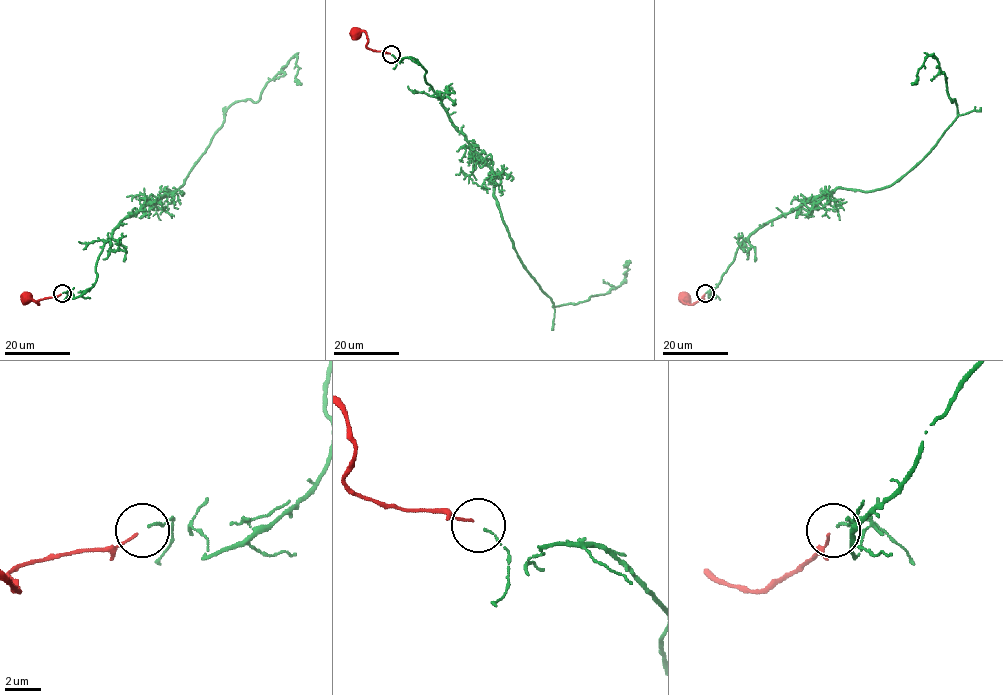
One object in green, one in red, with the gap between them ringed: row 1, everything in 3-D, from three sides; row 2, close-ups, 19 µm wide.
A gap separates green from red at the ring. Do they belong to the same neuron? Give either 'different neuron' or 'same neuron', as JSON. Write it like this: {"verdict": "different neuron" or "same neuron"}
{"verdict": "same neuron"}

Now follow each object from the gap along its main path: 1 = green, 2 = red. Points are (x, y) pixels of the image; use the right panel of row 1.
1: (706, 293), (759, 228), (838, 188), (892, 185), (929, 152), (958, 109), (936, 58), (925, 58), (911, 84)
2: (704, 294), (692, 304), (682, 300), (685, 294)

